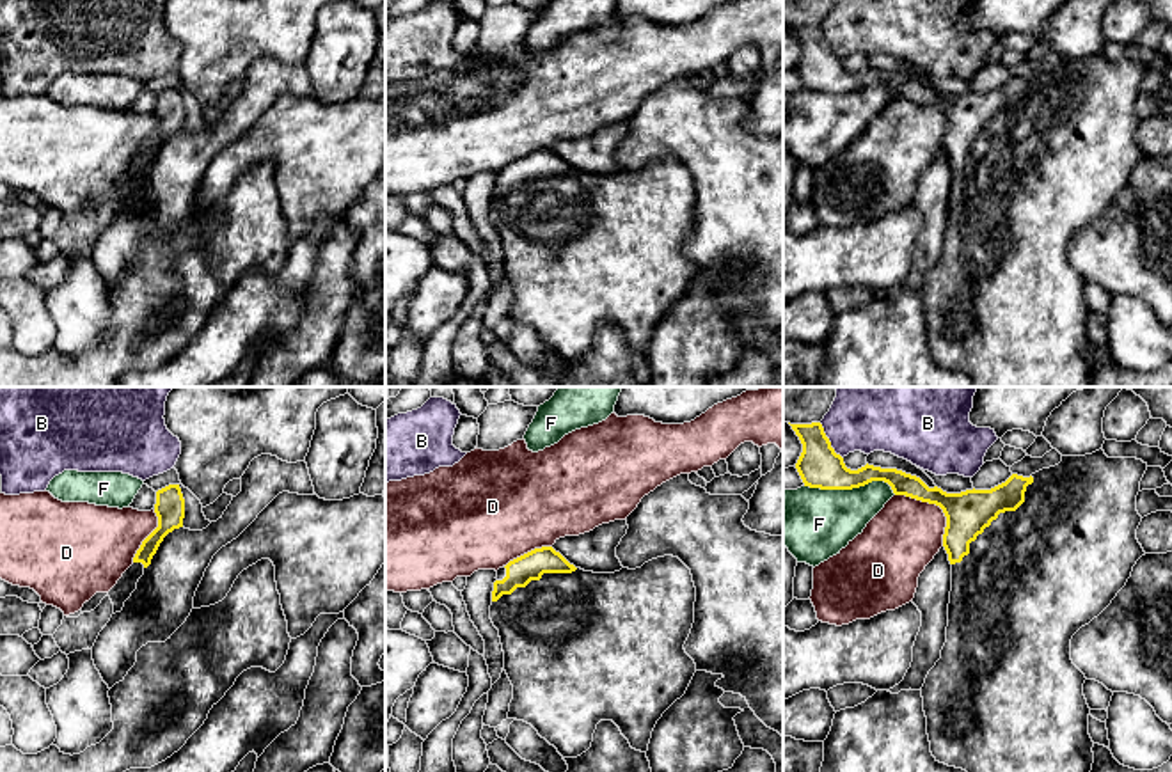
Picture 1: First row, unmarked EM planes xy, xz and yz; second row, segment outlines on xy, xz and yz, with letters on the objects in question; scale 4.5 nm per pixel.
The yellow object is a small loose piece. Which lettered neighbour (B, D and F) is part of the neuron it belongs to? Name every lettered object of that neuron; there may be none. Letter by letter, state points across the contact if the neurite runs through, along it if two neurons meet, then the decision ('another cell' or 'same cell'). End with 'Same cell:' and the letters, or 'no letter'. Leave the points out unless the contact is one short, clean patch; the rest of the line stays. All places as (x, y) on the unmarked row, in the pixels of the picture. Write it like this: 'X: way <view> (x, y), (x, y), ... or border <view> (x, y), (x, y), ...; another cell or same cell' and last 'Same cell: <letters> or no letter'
B: another cell
D: another cell
F: another cell
Same cell: no letter

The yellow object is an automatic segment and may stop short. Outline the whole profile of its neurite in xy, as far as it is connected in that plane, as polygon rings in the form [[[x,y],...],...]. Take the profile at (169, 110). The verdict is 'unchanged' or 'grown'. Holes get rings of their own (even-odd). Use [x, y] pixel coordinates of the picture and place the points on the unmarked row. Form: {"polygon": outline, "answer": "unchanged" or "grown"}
{"polygon": [[[169,87],[156,94],[154,115],[158,119],[158,130],[142,144],[140,151],[133,160],[133,167],[108,193],[108,199],[114,206],[114,217],[123,213],[124,204],[137,192],[139,181],[144,177],[144,172],[151,167],[151,161],[156,156],[163,140],[174,131],[183,130],[185,101],[179,87]]], "answer": "grown"}

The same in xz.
{"polygon": [[[542,149],[499,170],[495,181],[490,222],[499,232],[504,273],[513,288],[508,321],[531,327],[563,360],[586,355],[600,323],[613,323],[632,351],[646,355],[657,323],[685,296],[696,275],[684,252],[694,225],[691,172],[678,160],[664,158],[636,172],[593,176],[575,170],[552,149]]], "answer": "grown"}

